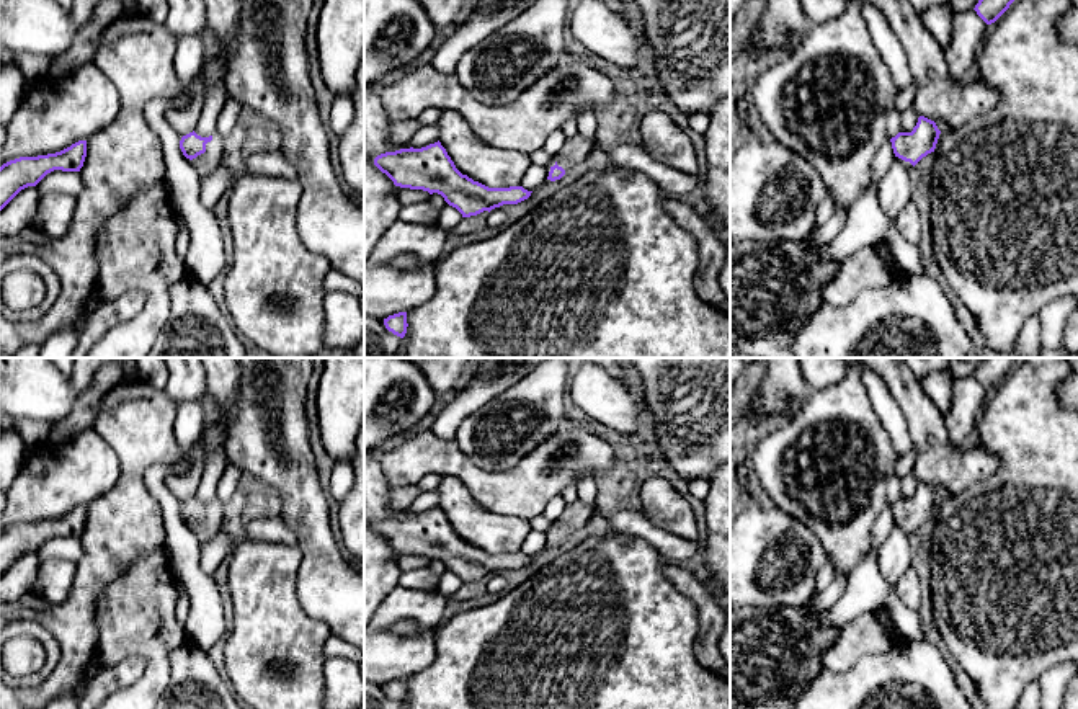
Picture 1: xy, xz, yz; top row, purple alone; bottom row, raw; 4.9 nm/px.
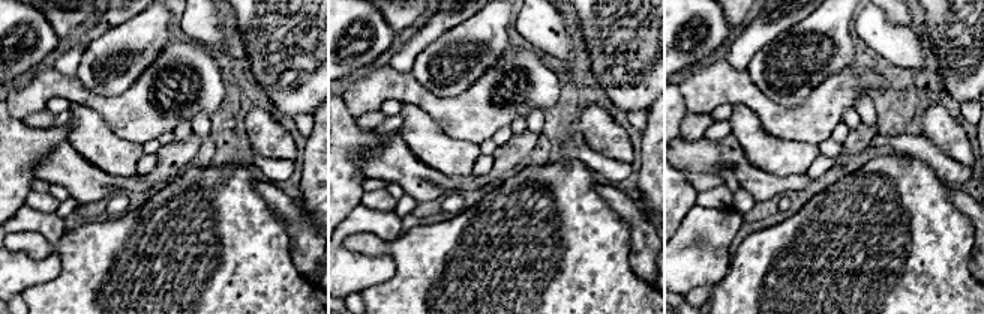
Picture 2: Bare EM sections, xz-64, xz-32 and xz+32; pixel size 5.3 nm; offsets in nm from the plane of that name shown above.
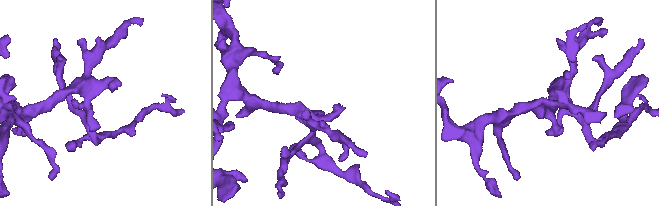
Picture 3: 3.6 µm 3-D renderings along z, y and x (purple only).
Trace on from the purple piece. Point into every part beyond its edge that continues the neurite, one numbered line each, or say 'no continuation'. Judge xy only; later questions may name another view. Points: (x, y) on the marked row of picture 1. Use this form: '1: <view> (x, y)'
1: xy (204, 164)

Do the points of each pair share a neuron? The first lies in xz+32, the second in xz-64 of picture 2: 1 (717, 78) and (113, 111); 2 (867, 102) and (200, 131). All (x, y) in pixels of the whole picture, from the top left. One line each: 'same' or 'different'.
1: same
2: same

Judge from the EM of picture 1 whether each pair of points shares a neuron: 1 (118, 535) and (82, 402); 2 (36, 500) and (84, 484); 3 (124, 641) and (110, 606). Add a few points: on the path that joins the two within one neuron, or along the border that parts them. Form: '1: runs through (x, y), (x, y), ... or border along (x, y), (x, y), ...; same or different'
1: border along (108, 392), (92, 427); different
2: runs through (48, 489), (53, 484), (72, 484); same
3: runs through (124, 633), (124, 621), (118, 615); same

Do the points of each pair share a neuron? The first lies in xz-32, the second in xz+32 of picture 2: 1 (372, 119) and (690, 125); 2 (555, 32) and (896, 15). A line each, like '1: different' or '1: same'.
1: same
2: different

